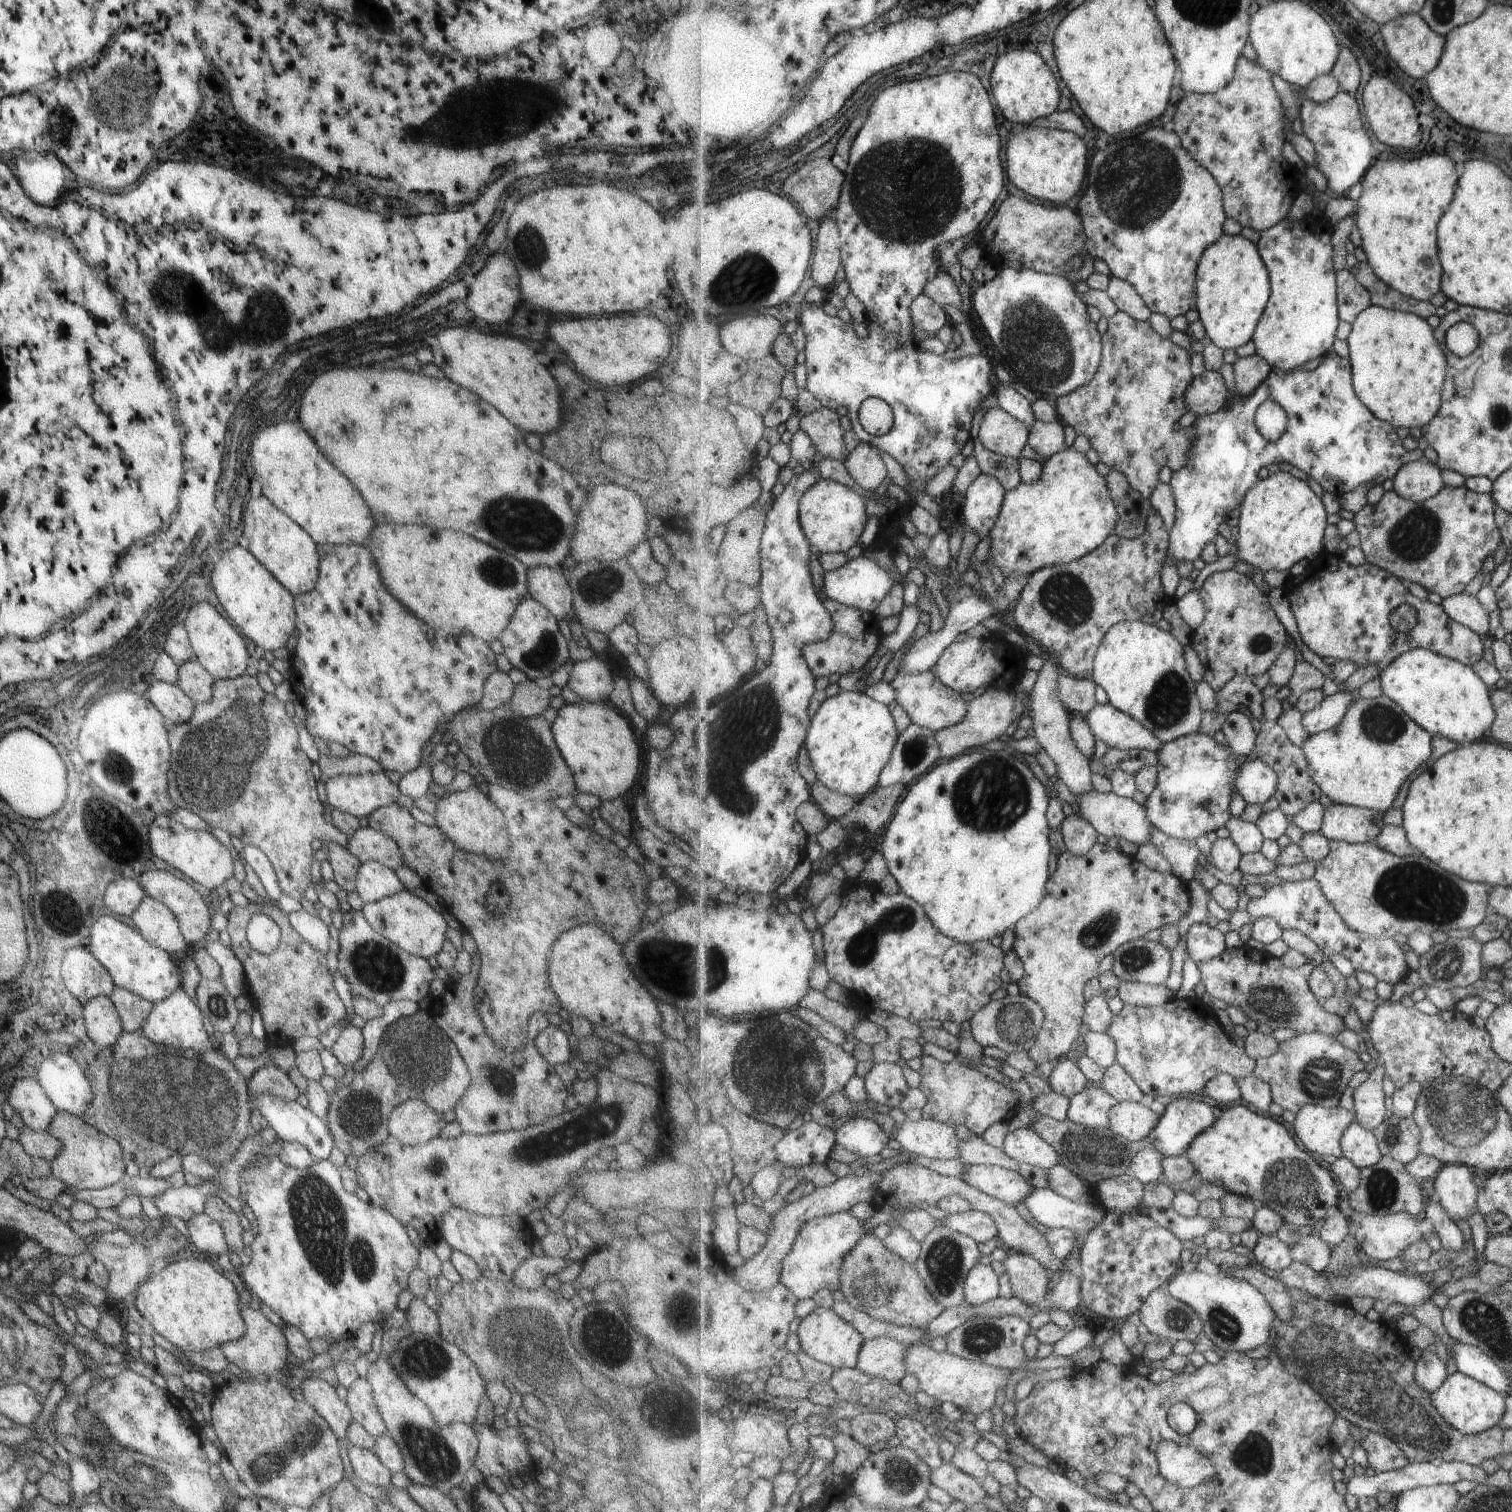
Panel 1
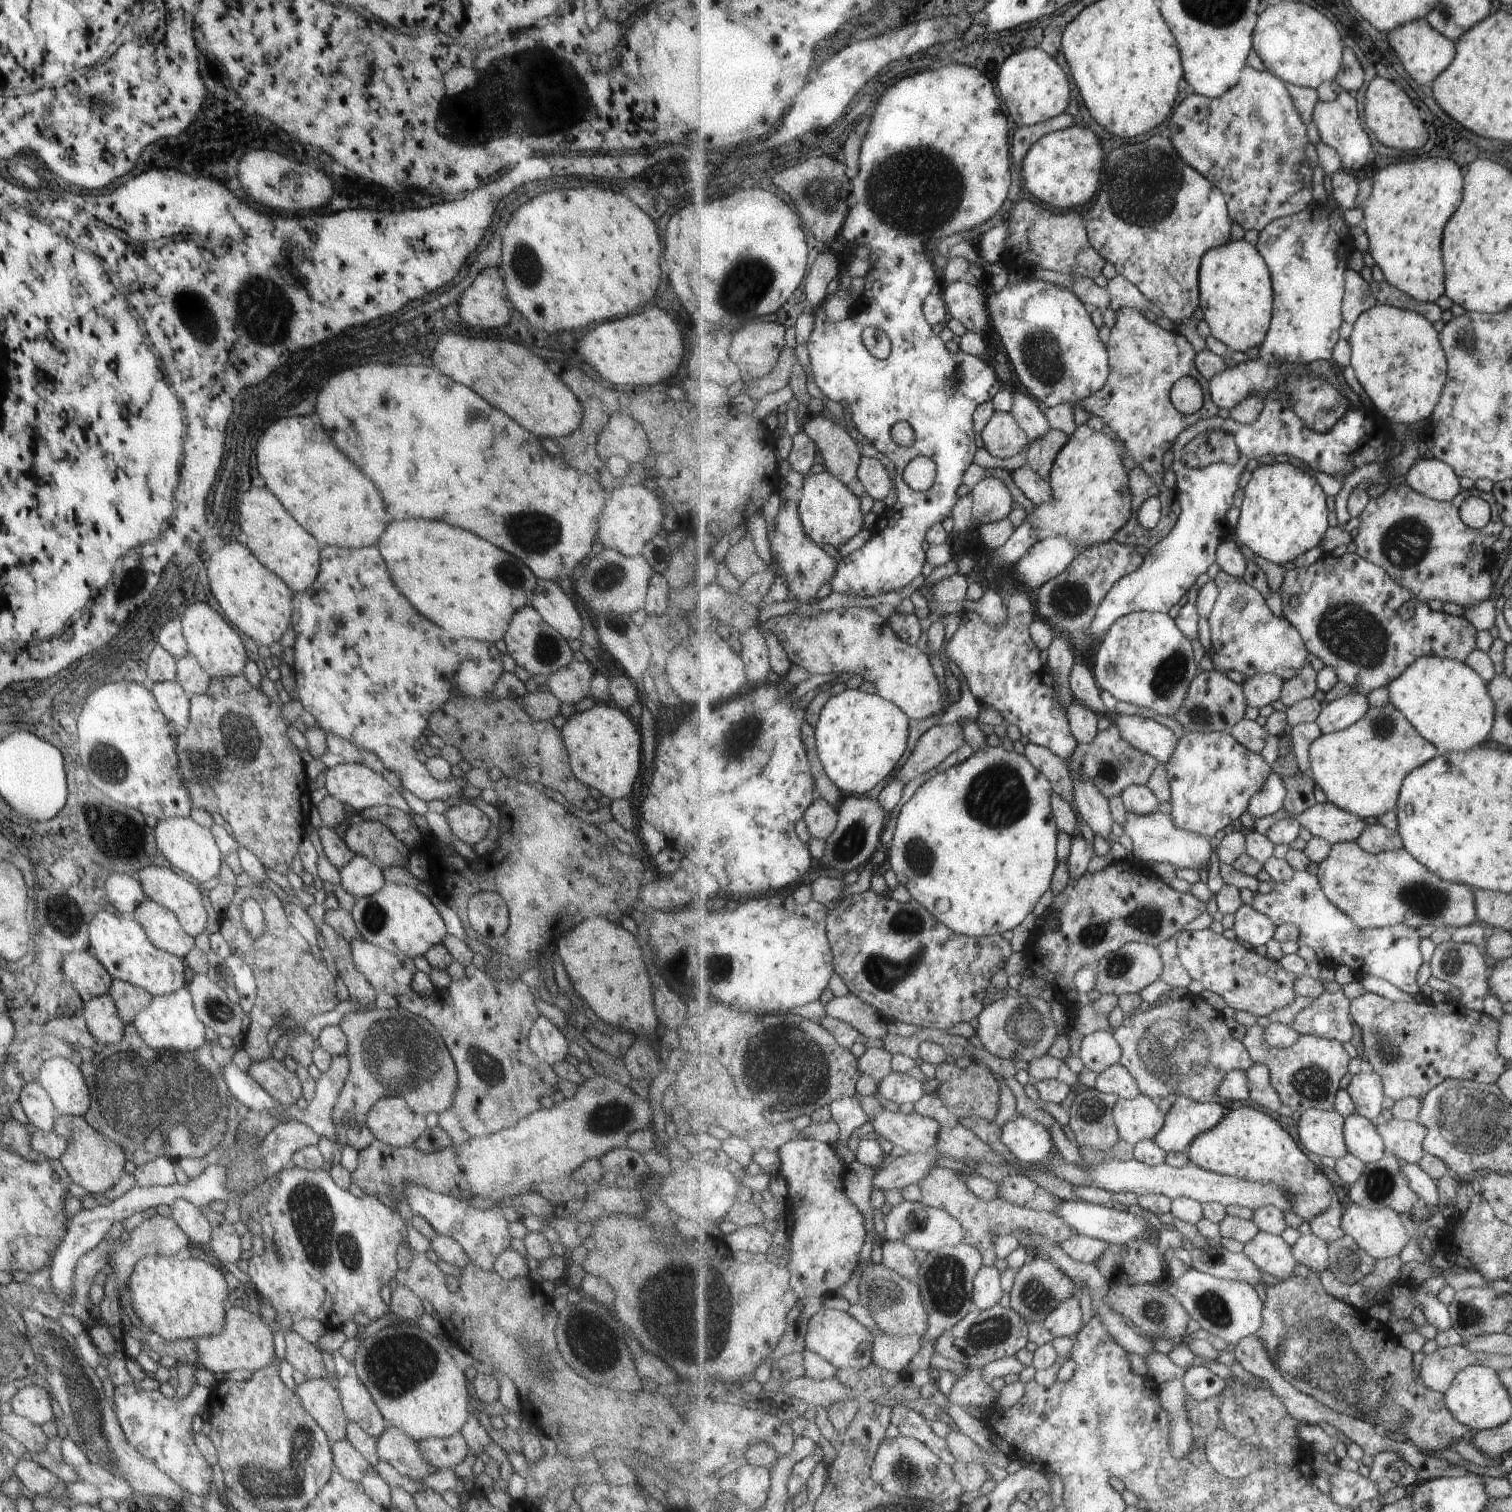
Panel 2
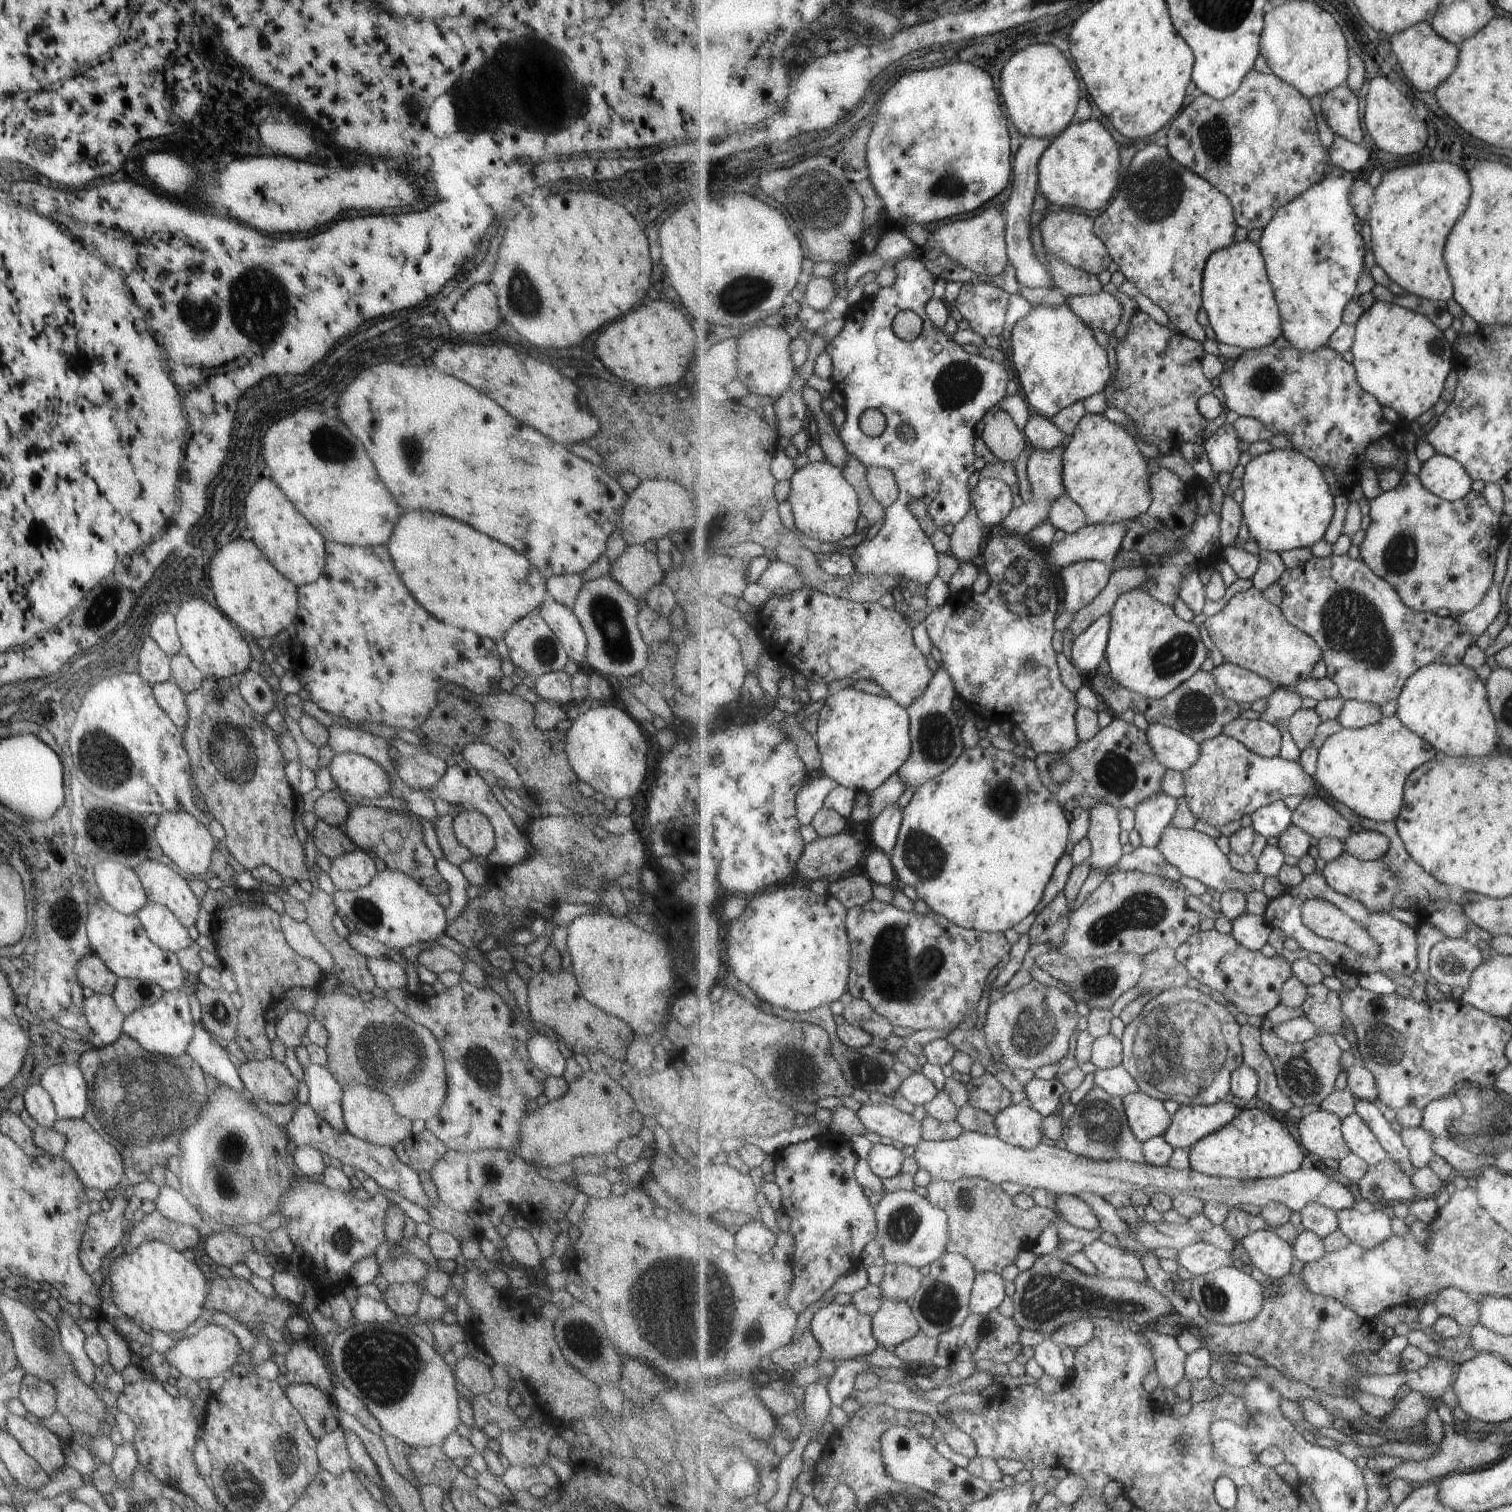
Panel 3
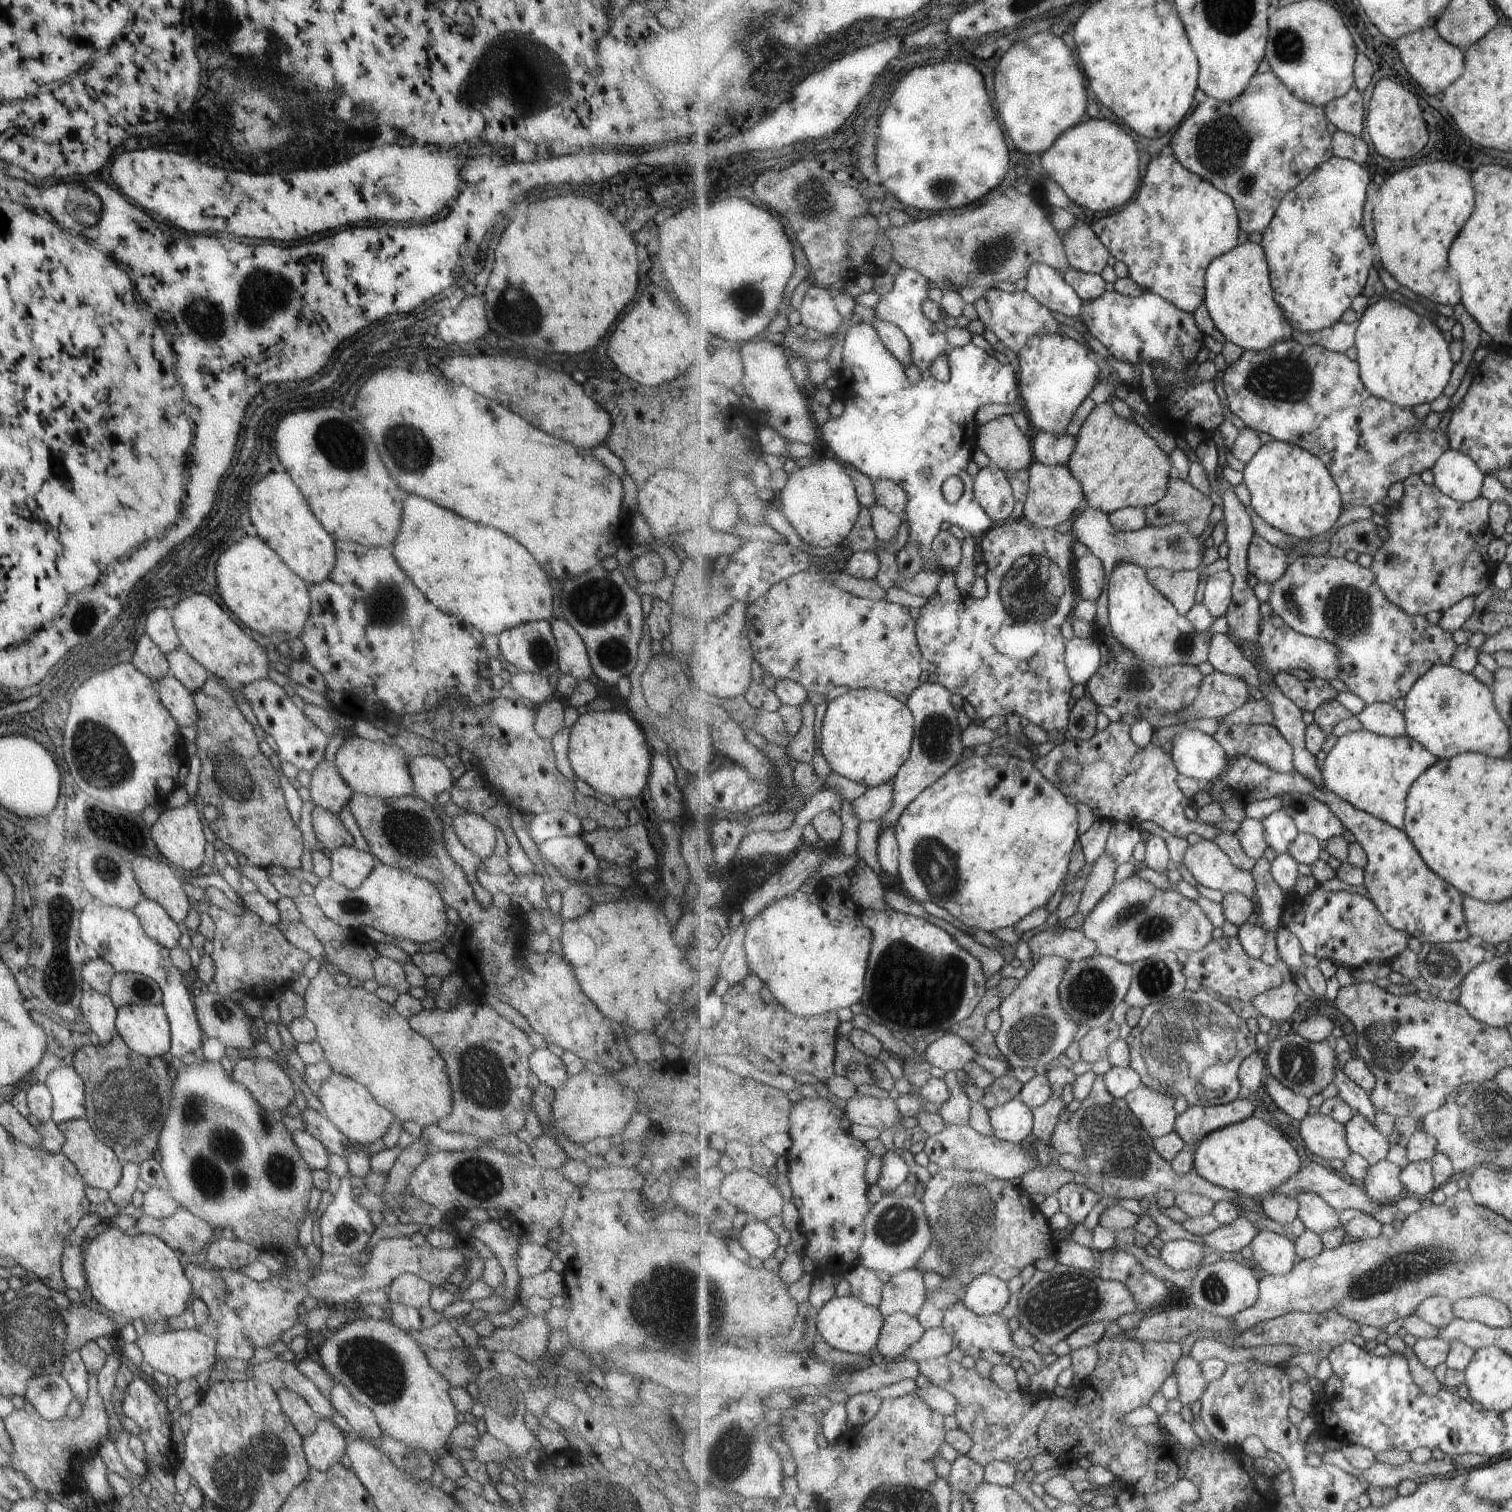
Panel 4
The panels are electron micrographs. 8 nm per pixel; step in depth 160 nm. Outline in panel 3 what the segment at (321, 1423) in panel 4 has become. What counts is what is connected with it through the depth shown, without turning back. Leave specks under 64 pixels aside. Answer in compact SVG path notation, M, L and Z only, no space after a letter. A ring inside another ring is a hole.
M339 1427L316 1439L315 1450L320 1468L333 1476L340 1475L349 1468L350 1456L346 1449L343 1430Z

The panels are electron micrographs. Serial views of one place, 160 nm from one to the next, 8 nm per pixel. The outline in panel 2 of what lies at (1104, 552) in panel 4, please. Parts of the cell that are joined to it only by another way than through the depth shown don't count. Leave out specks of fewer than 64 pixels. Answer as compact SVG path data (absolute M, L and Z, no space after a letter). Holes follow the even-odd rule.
M1023 464L1012 472L1011 476L1016 486L1033 504L1042 505L1054 502L1054 494L1049 481L1029 465Z

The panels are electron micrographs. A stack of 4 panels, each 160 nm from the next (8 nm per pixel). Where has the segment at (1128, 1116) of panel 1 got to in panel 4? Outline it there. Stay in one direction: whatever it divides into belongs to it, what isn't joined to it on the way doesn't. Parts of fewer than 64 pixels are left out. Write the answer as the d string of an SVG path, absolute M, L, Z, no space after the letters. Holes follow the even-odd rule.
M1142 1084L1131 1091L1125 1100L1151 1138L1157 1139L1176 1130L1179 1115L1173 1108L1174 1098L1172 1094L1165 1094Z

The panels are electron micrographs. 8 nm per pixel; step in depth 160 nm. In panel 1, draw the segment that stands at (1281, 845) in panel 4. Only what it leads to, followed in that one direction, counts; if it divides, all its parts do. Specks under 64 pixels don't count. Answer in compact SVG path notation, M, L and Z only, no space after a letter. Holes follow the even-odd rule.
M1262 758L1245 761L1236 778L1236 789L1245 798L1252 812L1274 796L1277 790L1277 771Z

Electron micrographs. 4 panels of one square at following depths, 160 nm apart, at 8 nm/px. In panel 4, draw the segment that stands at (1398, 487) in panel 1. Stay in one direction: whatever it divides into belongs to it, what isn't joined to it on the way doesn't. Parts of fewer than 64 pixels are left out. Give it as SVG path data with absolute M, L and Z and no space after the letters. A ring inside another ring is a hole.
M1461 451L1445 452L1431 471L1433 484L1459 502L1468 503L1483 494L1487 475L1473 457Z

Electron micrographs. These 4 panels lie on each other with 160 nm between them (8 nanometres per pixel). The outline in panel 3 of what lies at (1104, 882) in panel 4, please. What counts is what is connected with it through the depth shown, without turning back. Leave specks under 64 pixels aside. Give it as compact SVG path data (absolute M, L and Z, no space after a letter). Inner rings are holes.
M1099 803L1090 808L1088 840L1091 842L1090 861L1096 868L1111 868L1124 855L1123 844L1119 840L1121 824L1119 812L1109 803Z

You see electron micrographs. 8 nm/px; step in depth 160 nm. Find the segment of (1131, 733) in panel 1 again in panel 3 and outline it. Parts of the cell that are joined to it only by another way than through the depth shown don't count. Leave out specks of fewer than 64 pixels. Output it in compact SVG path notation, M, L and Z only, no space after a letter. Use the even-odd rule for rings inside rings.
M1149 723L1146 733L1156 760L1167 769L1183 772L1200 757L1201 743L1180 730Z

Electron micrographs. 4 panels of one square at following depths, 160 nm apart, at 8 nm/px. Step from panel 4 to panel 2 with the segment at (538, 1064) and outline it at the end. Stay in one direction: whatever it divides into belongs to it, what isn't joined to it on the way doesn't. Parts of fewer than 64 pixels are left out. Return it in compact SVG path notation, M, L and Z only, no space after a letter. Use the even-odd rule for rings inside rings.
M539 1016L527 1031L527 1048L541 1062L555 1064L567 1056L569 1041L545 1017Z

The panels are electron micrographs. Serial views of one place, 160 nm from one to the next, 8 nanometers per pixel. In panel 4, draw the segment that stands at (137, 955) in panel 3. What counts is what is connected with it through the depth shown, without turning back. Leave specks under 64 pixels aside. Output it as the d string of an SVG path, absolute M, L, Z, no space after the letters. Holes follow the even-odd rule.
M96 901L85 904L79 916L77 934L87 948L98 952L98 957L111 965L115 973L142 974L155 982L162 994L162 1001L159 1004L166 1012L170 1028L170 1049L167 1053L180 1058L183 1054L192 1052L203 1058L201 1045L204 1039L194 1013L190 988L185 984L184 974L171 964L168 949L145 936L131 909L108 907Z

